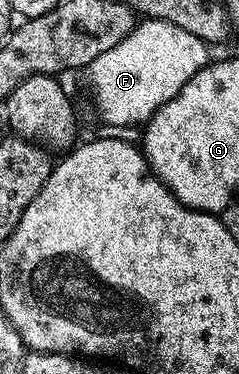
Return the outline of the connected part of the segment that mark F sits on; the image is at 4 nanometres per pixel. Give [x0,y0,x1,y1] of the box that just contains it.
[91,18,208,127]

